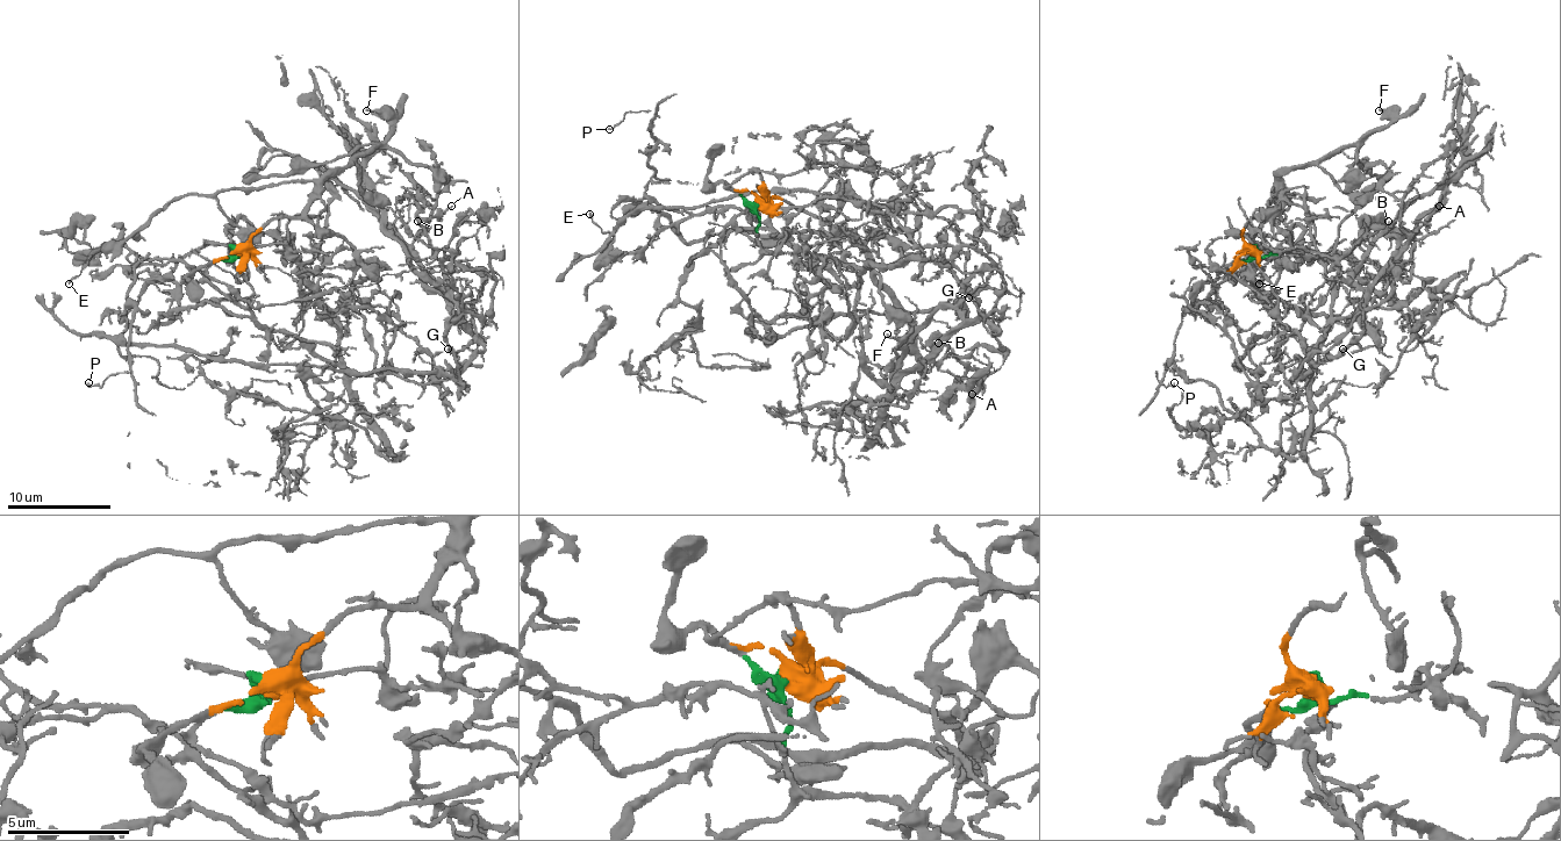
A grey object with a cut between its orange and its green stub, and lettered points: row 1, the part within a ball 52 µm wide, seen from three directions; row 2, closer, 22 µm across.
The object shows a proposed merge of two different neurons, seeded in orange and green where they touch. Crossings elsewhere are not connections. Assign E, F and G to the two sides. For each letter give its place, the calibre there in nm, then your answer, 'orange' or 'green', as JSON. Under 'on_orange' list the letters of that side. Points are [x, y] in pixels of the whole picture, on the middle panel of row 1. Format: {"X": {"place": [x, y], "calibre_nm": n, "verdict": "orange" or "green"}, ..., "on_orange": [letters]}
{"E": {"place": [589, 214], "calibre_nm": 140, "verdict": "orange"}, "F": {"place": [887, 333], "calibre_nm": 140, "verdict": "orange"}, "G": {"place": [968, 297], "calibre_nm": 180, "verdict": "green"}, "on_orange": ["E", "F"]}

